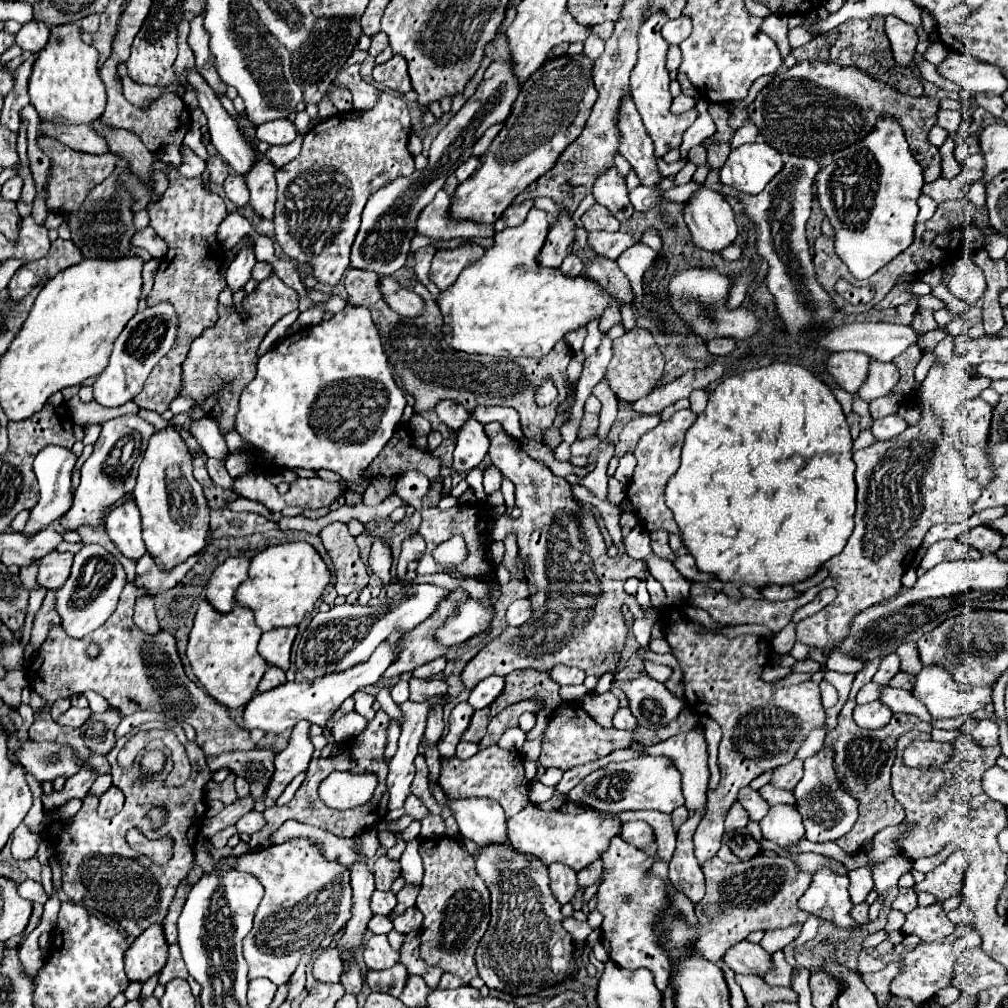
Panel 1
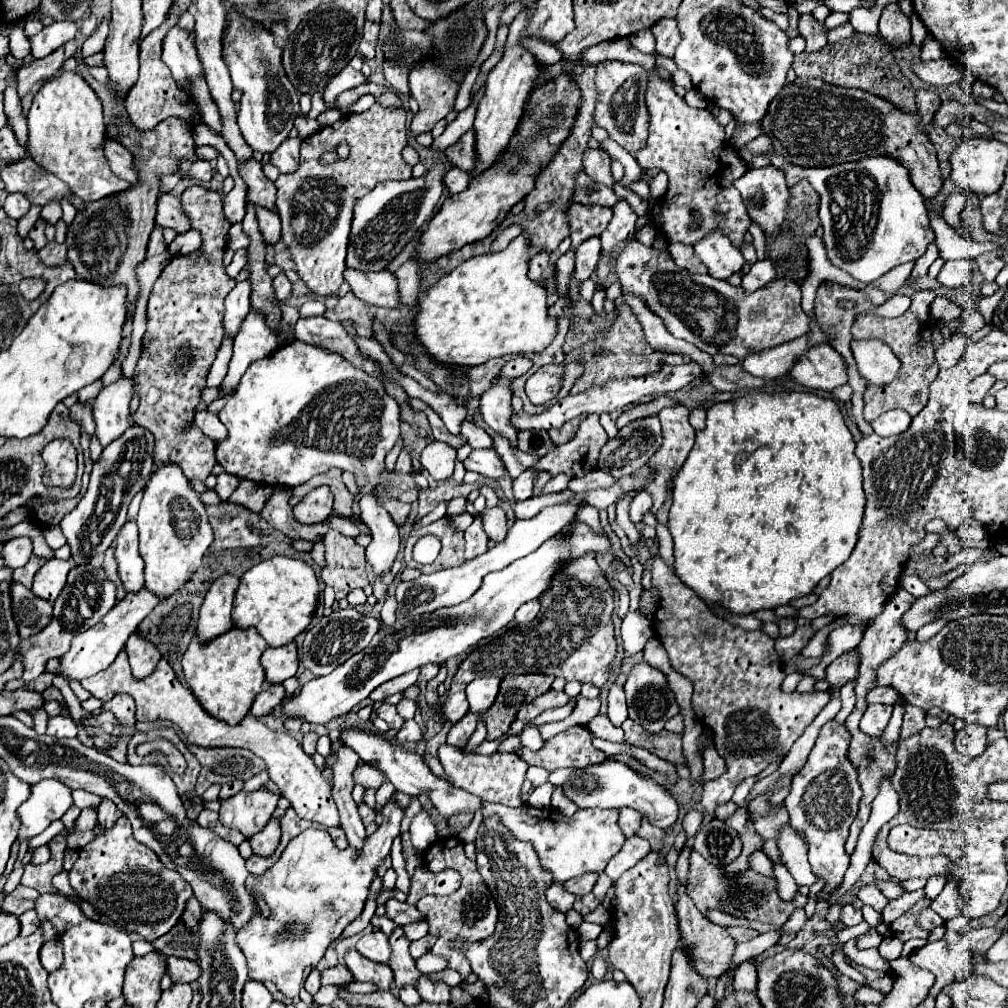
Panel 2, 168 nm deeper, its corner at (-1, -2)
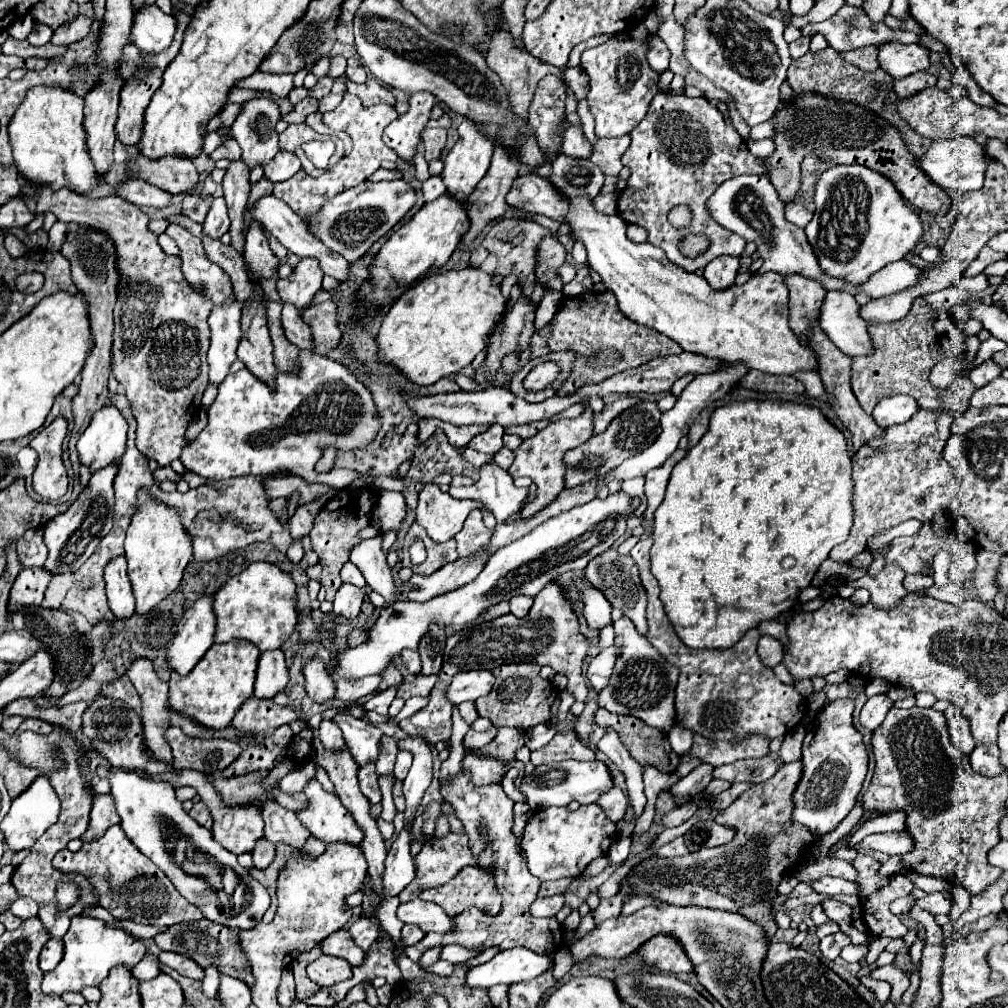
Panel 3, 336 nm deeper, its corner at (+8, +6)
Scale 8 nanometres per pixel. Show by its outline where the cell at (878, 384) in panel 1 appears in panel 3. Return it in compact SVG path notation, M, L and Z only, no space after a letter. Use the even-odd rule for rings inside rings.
M828 292L820 308L820 328L850 358L874 352L866 320L860 318L858 310L856 298L846 292Z

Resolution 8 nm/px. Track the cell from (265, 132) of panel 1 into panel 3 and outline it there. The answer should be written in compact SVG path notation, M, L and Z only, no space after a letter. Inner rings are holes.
M280 150L266 166L264 166L264 176L270 178L272 182L282 182L288 180L294 172L300 170L300 160L296 154L290 154L286 150Z

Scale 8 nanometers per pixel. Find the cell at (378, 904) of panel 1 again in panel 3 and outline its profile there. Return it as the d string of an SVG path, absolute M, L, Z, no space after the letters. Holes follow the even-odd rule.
M420 898L400 904L396 916L402 922L420 926L424 932L448 932L452 928L452 918L446 916L446 912L440 906Z

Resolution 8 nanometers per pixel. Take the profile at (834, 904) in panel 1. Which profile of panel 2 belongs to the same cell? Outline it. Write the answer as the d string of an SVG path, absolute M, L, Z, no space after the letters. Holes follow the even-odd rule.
M835 720L827 722L817 736L817 742L809 754L805 768L793 778L791 792L785 800L791 826L807 834L809 864L813 868L813 874L819 880L825 880L823 892L839 886L843 882L845 870L849 868L845 840L849 836L849 826L857 816L859 800L863 796L861 786L857 782L857 768L847 758L849 740L851 734L847 732L845 724L839 724Z

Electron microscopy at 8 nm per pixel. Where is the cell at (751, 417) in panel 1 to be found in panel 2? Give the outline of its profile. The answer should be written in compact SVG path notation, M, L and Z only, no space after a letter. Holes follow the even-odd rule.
M755 392L745 394L735 400L735 406L711 406L707 410L707 428L697 432L695 446L689 452L683 468L679 470L673 482L673 504L669 510L667 528L673 534L675 548L675 574L677 578L691 588L707 606L713 610L715 606L723 608L727 614L753 614L757 610L775 610L777 606L785 606L795 598L807 596L821 578L831 574L837 566L841 566L853 552L859 540L859 528L865 510L865 490L861 476L861 462L855 456L855 440L847 430L843 416L833 400L819 398L809 392Z

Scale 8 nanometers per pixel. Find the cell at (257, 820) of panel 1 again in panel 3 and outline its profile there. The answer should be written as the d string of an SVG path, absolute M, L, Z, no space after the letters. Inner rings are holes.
M260 838L252 850L252 860L256 868L266 868L272 860L274 860L274 846L270 846L270 842L266 842L266 838Z

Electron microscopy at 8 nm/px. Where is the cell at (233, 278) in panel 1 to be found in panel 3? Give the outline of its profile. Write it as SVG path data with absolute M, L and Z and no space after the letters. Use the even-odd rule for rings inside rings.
M234 298L234 302L226 302L226 306L214 306L208 318L210 326L210 350L208 350L208 366L210 366L210 382L220 384L230 364L236 360L236 348L240 340L240 314L242 302Z

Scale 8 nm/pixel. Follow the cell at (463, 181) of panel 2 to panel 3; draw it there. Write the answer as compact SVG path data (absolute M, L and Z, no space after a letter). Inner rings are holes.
M430 176L424 186L422 186L422 194L424 194L424 200L430 202L430 200L436 200L438 196L446 194L446 186L442 182L442 176Z

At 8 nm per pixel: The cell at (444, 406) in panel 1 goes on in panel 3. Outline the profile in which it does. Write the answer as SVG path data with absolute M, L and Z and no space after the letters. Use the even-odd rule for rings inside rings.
M494 424L490 426L486 432L476 434L476 436L468 442L468 446L474 448L474 450L478 450L478 452L484 452L484 454L494 454L496 450L500 450L500 448L504 446L503 436L504 430L502 426Z

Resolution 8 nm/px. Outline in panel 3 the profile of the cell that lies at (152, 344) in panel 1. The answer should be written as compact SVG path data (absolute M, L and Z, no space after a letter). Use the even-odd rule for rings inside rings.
M106 402L106 406L102 406L102 410L94 412L90 426L84 430L84 434L78 440L80 460L84 464L88 464L92 472L106 466L108 462L118 462L126 450L126 432L128 432L128 422L122 418L122 412L118 412L118 408L112 402Z

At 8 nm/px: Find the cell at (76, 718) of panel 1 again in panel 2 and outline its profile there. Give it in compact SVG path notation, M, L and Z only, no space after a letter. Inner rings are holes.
M55 716L47 720L47 734L57 736L57 738L75 738L77 736L77 726L69 716Z

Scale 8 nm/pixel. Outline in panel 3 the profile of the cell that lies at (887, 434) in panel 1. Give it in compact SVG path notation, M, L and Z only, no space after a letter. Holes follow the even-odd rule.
M904 394L886 396L876 404L872 418L878 422L878 426L888 428L888 426L906 422L916 410L918 410L918 404L912 396L904 396Z

